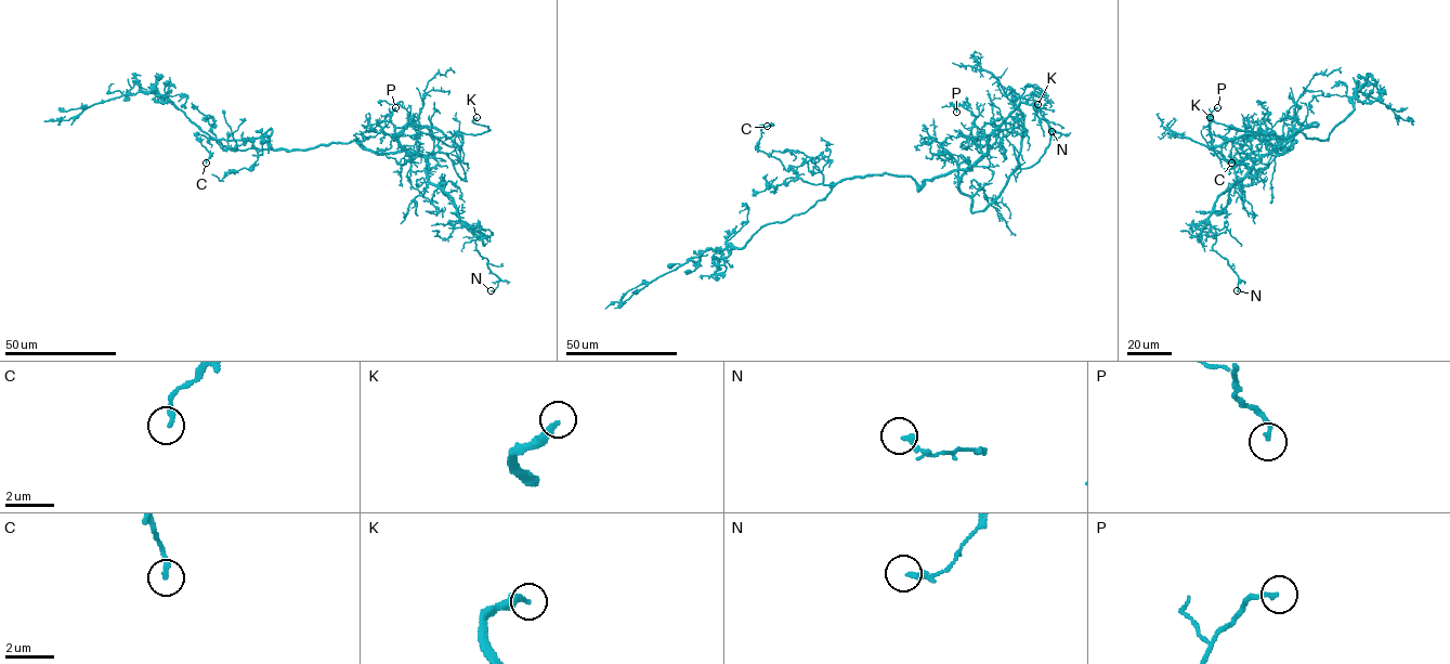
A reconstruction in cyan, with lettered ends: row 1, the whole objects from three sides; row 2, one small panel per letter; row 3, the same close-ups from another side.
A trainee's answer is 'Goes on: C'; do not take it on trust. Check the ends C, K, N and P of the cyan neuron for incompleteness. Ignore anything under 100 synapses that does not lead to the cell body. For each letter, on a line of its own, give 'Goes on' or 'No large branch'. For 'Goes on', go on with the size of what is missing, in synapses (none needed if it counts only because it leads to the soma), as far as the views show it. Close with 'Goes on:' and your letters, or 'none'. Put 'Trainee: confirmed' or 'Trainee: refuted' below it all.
C: No large branch
K: Goes on
N: No large branch
P: No large branch
Goes on: K
Trainee: refuted

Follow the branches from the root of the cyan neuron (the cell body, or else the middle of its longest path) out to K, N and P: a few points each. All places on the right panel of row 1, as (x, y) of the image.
K: (1282, 150), (1281, 143), (1295, 142), (1281, 154), (1276, 152), (1301, 126), (1317, 124), (1279, 138), (1210, 117)
N: (1282, 150), (1281, 143), (1295, 142), (1262, 156), (1219, 196), (1207, 219), (1212, 249), (1239, 277), (1237, 290)
P: (1282, 150), (1281, 143), (1295, 142), (1281, 154), (1220, 159), (1207, 120), (1217, 107)

